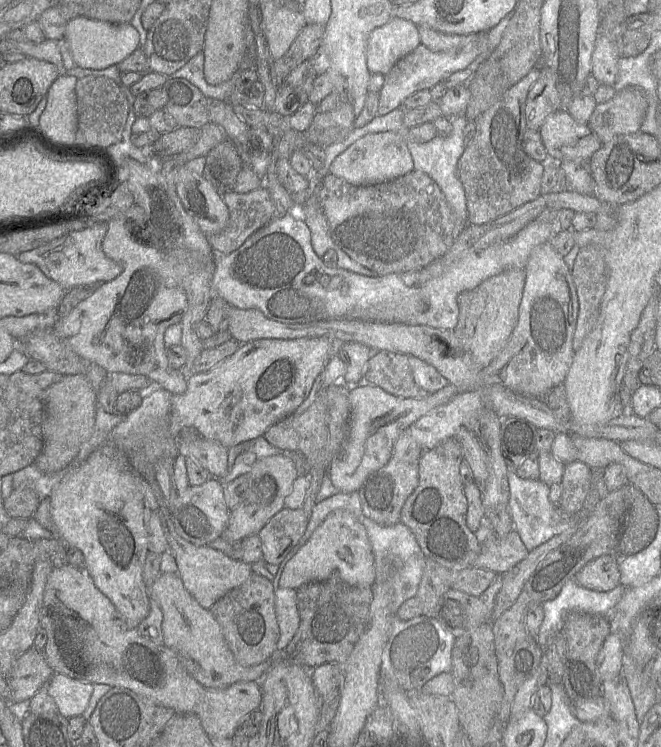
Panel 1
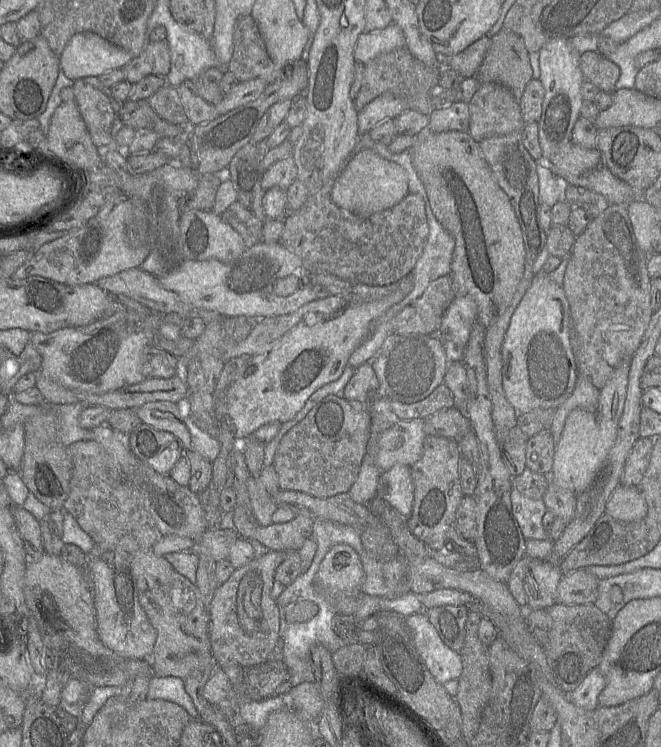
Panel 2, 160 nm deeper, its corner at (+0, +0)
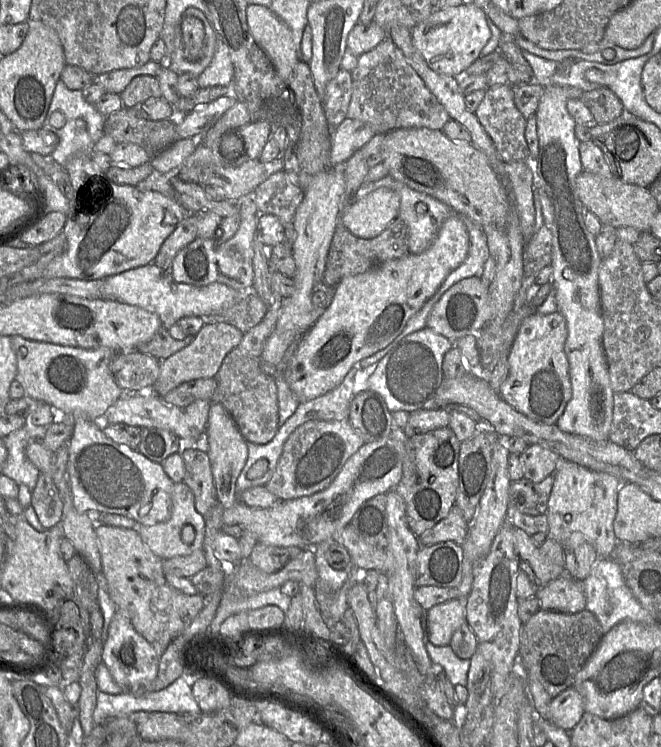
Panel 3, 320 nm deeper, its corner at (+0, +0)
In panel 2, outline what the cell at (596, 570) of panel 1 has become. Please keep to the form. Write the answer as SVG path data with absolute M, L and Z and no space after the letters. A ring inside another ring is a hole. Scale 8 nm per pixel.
M586 568L564 573L557 587L557 602L565 605L594 603L598 581Z

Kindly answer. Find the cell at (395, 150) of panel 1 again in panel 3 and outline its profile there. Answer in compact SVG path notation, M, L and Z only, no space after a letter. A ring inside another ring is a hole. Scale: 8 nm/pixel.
M381 187L359 200L352 200L343 210L340 220L353 235L372 239L398 217L399 209L399 193Z

